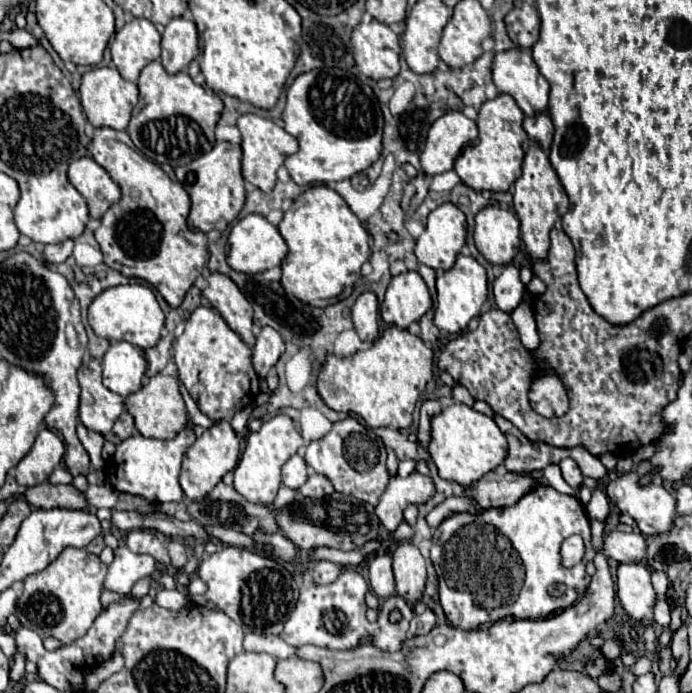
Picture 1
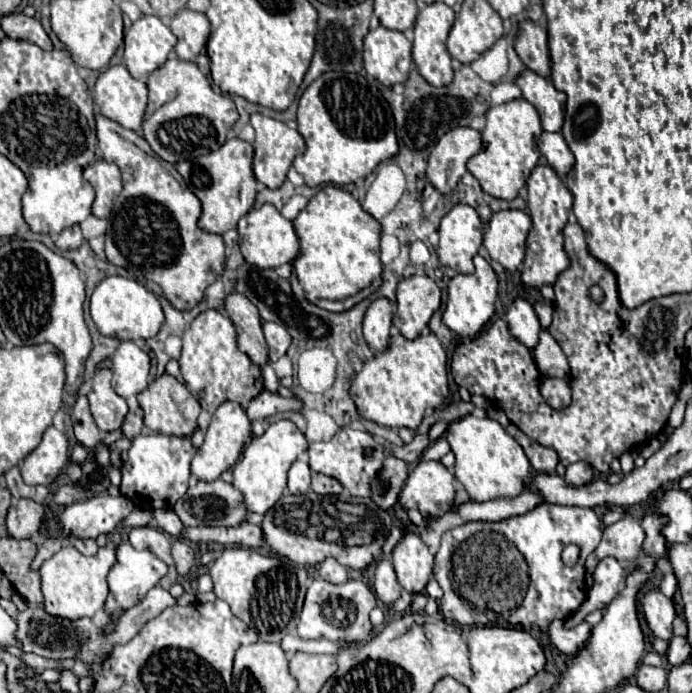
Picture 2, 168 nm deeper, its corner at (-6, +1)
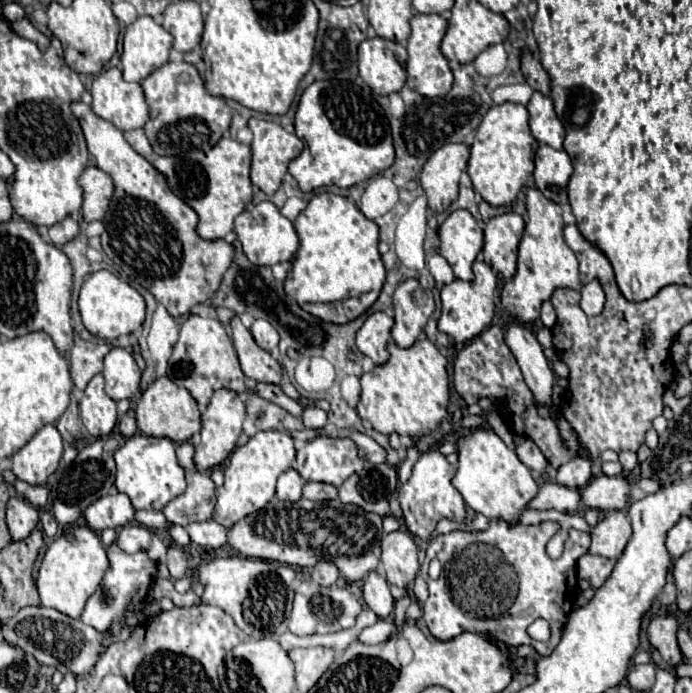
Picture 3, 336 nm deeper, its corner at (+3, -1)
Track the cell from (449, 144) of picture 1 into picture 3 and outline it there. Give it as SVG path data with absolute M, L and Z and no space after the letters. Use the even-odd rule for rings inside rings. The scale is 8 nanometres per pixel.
M448 143L440 147L426 161L420 185L428 197L428 207L434 213L444 213L458 197L460 175L468 165L470 149L462 143Z

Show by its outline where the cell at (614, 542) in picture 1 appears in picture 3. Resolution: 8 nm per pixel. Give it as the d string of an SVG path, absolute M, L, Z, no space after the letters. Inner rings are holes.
M608 511L604 519L598 521L598 525L592 529L590 537L590 553L616 561L622 555L628 539L632 537L628 515L624 511Z

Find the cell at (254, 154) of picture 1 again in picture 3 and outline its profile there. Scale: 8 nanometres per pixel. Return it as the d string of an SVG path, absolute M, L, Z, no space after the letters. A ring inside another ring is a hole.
M250 119L248 127L254 133L254 141L252 141L252 173L250 173L252 183L258 185L266 195L274 195L278 191L278 187L282 185L282 177L288 171L288 163L302 153L304 143L294 133L288 133L284 127L280 127L278 123L272 123L272 121Z

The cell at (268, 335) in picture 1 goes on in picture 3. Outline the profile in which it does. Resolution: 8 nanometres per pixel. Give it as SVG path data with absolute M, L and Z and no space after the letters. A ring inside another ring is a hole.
M256 319L250 327L250 333L264 351L272 351L278 347L278 331L274 331L274 327L266 319Z

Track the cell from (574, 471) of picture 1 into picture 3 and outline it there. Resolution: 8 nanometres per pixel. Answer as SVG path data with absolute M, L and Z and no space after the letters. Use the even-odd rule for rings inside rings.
M576 457L576 459L570 459L568 463L564 463L564 465L558 467L556 481L560 485L570 487L570 489L582 489L582 487L588 485L590 477L592 477L590 461L582 459L582 457Z

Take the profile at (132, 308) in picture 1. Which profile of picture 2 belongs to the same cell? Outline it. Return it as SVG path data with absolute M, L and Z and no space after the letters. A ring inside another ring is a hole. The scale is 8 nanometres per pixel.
M105 277L91 295L91 317L105 337L115 337L121 341L139 341L151 339L159 333L165 315L155 293L145 289L141 283L125 277Z

